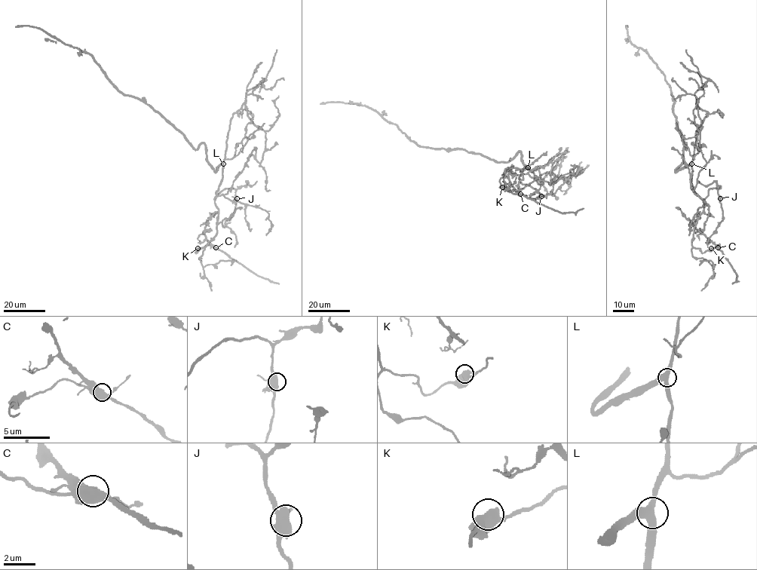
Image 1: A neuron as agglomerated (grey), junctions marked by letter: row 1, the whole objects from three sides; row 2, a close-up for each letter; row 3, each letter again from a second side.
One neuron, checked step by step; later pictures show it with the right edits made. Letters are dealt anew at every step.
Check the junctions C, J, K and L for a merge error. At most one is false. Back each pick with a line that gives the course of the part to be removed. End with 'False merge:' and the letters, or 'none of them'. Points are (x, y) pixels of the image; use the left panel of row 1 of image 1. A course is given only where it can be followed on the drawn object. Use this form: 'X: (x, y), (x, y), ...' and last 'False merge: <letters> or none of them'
C: (216, 247), (257, 275), (279, 283)
False merge: C

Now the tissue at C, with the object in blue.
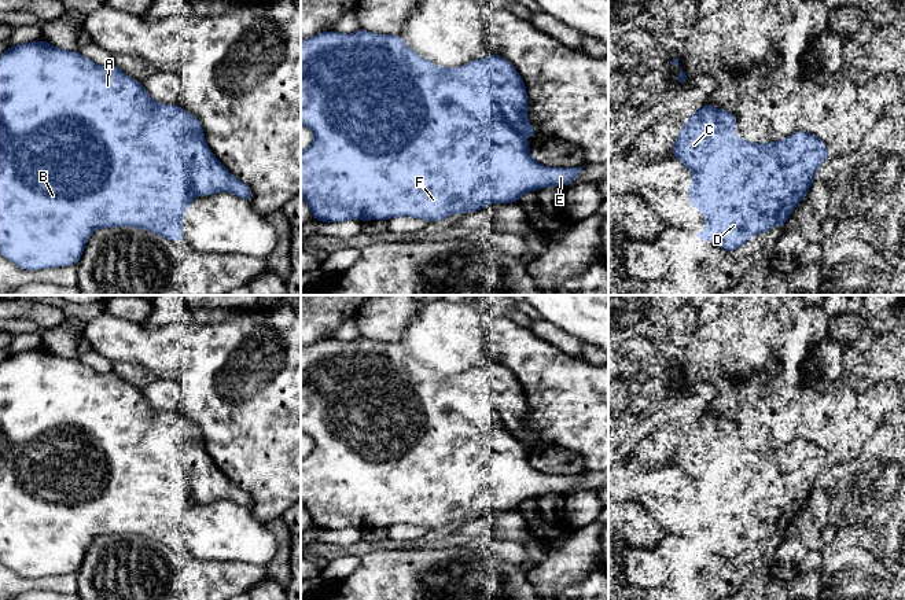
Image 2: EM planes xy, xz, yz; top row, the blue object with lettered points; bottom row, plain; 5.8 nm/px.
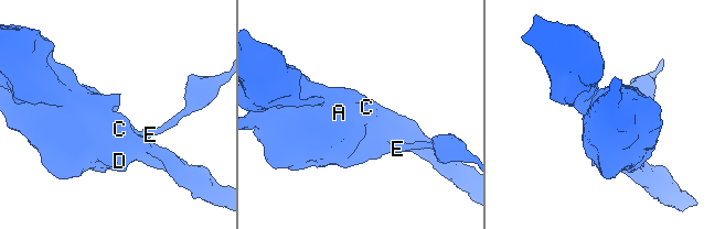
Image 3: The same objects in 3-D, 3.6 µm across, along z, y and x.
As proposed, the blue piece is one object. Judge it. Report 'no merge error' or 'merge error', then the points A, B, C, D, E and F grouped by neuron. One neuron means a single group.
merge error | A B D E F / C

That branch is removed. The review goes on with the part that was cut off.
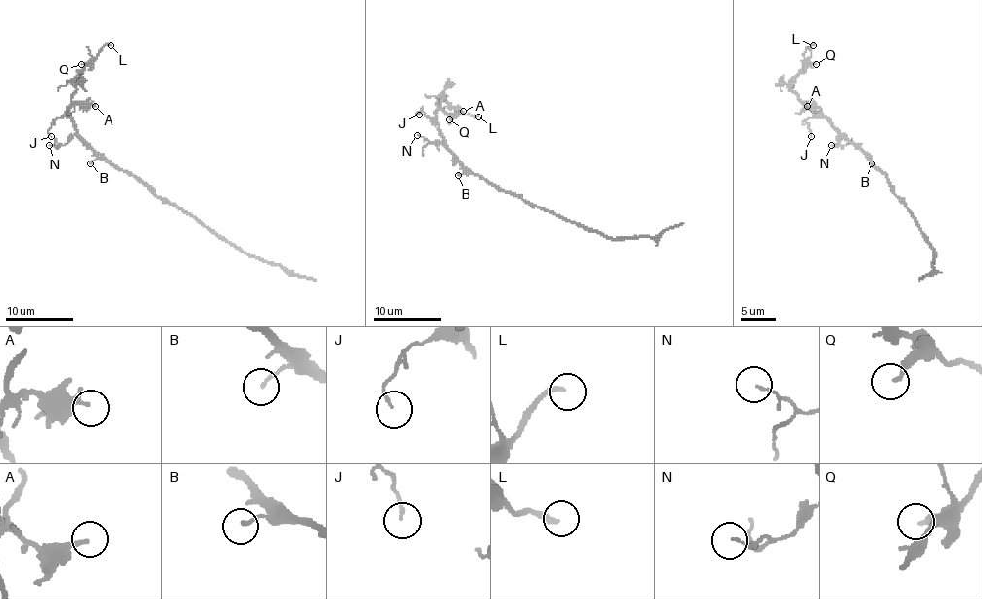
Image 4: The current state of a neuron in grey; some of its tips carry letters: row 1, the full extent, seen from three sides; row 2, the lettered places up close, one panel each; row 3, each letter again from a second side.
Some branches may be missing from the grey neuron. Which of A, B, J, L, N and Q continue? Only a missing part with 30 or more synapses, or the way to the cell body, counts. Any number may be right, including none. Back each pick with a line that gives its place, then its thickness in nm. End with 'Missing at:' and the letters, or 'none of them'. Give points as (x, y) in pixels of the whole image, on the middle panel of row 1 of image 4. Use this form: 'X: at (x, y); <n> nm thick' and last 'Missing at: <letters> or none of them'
Missing at: none of them

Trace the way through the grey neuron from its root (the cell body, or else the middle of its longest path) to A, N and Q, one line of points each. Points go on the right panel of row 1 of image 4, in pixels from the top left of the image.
A: (887, 181), (859, 149), (825, 117), (814, 115), (806, 106), (809, 103), (807, 106)
N: (887, 181), (841, 135), (838, 145), (831, 145)
Q: (887, 181), (859, 149), (825, 117), (814, 115), (790, 87), (792, 79), (804, 66), (816, 64)

